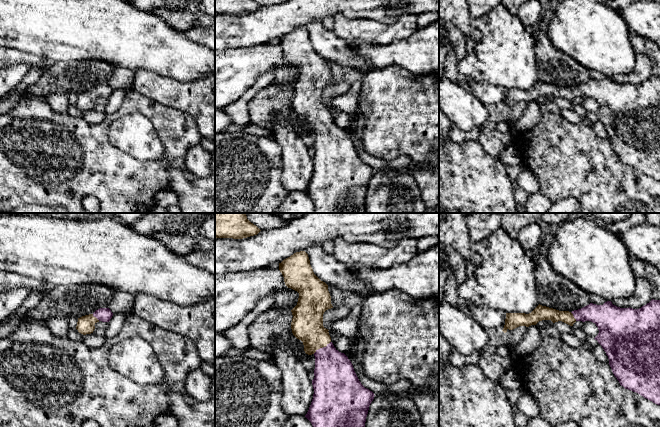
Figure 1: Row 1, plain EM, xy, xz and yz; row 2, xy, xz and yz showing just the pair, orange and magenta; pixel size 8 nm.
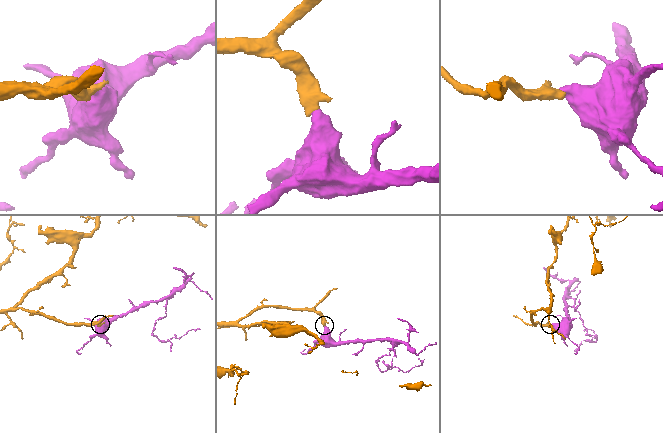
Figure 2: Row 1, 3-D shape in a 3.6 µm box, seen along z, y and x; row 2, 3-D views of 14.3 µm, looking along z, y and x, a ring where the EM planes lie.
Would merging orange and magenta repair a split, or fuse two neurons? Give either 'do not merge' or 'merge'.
merge

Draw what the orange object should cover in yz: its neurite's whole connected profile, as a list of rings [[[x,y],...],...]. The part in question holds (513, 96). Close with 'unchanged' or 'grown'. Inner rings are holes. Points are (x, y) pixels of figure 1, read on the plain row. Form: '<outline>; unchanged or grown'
[[[652,75],[639,85],[620,84],[611,77],[603,81],[589,81],[569,87],[559,87],[538,81],[531,89],[506,89],[503,108],[519,102],[529,103],[539,97],[562,97],[570,102],[576,97],[591,97],[598,103],[599,109],[594,114],[602,122],[609,135],[609,141],[620,161],[644,174],[660,181],[660,76]]]; grown

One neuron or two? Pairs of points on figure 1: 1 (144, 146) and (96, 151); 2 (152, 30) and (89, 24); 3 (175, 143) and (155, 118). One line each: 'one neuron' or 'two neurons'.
1: two neurons
2: one neuron
3: one neuron

